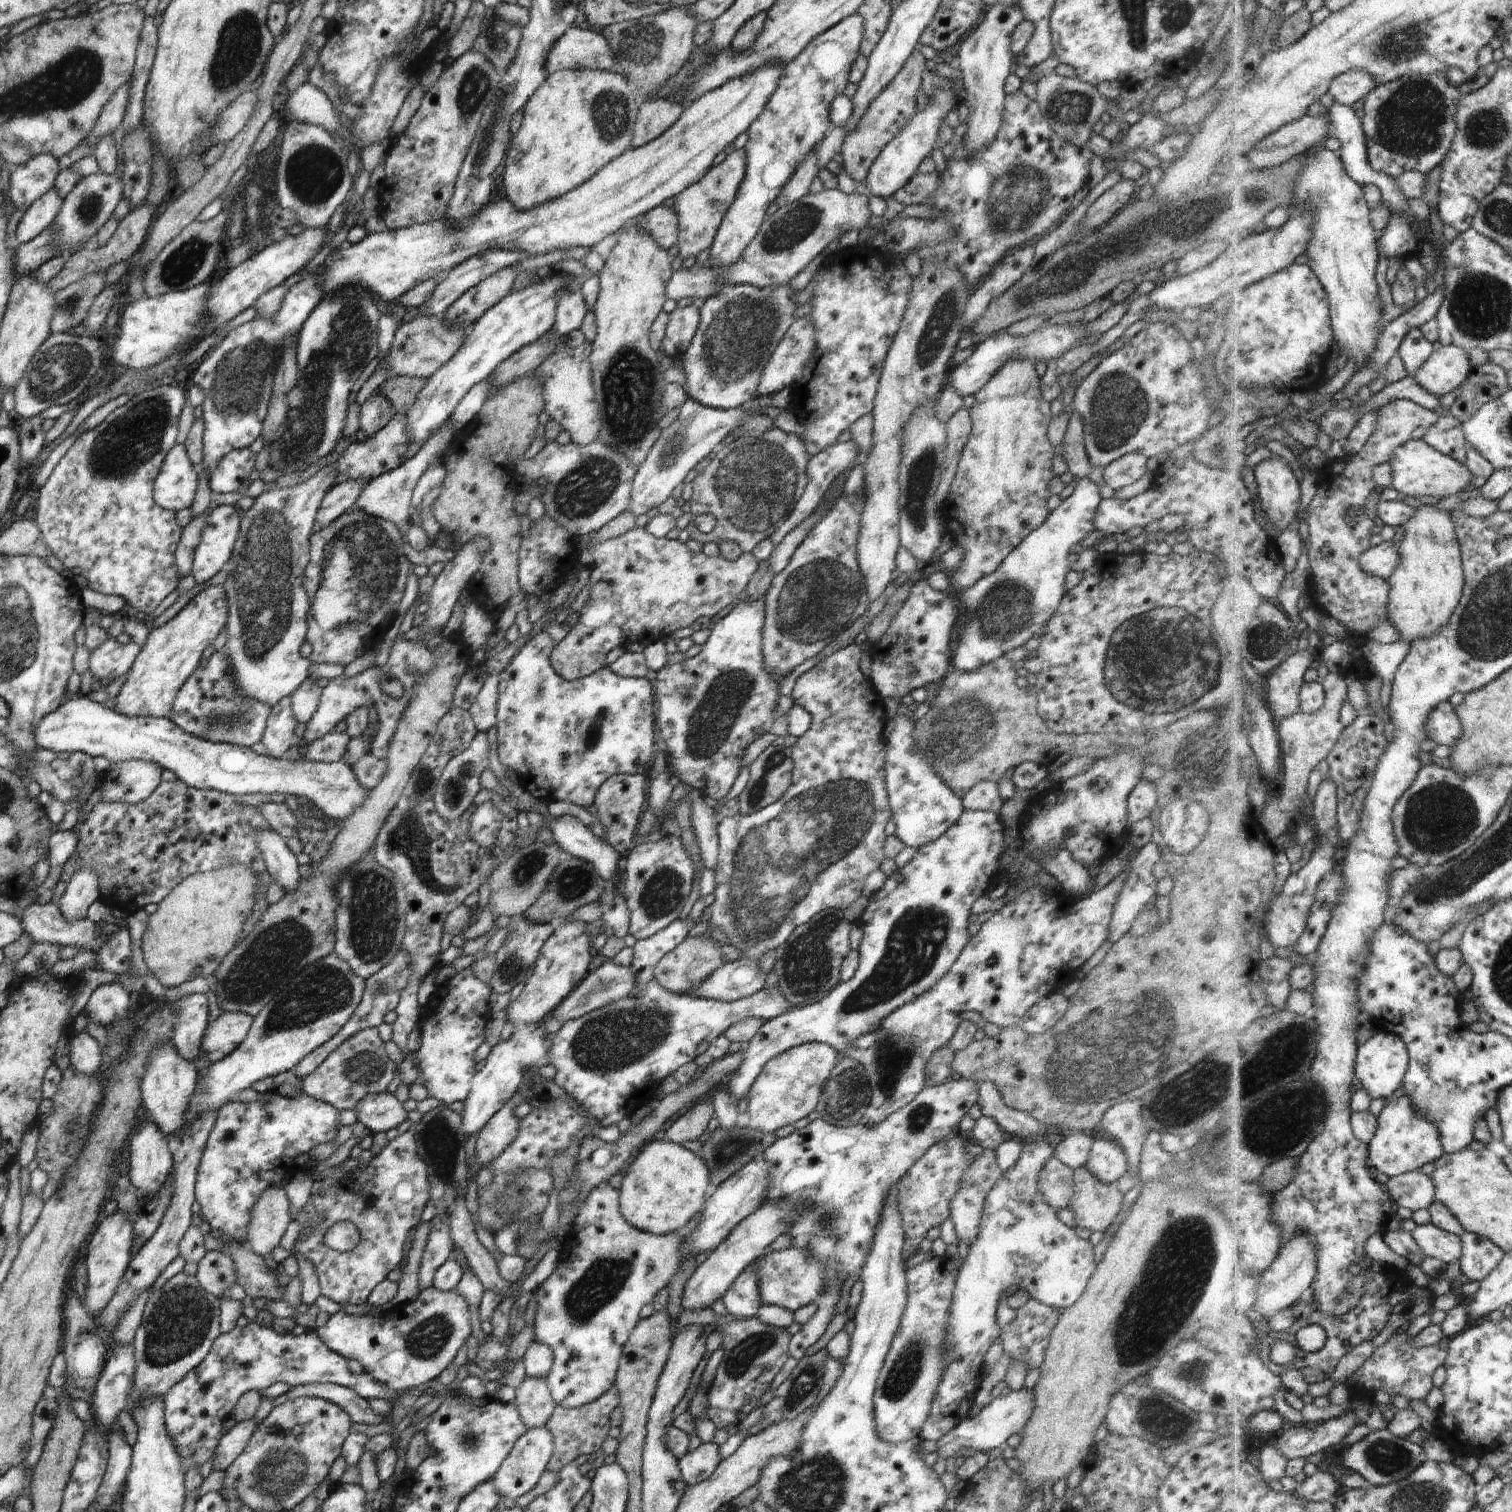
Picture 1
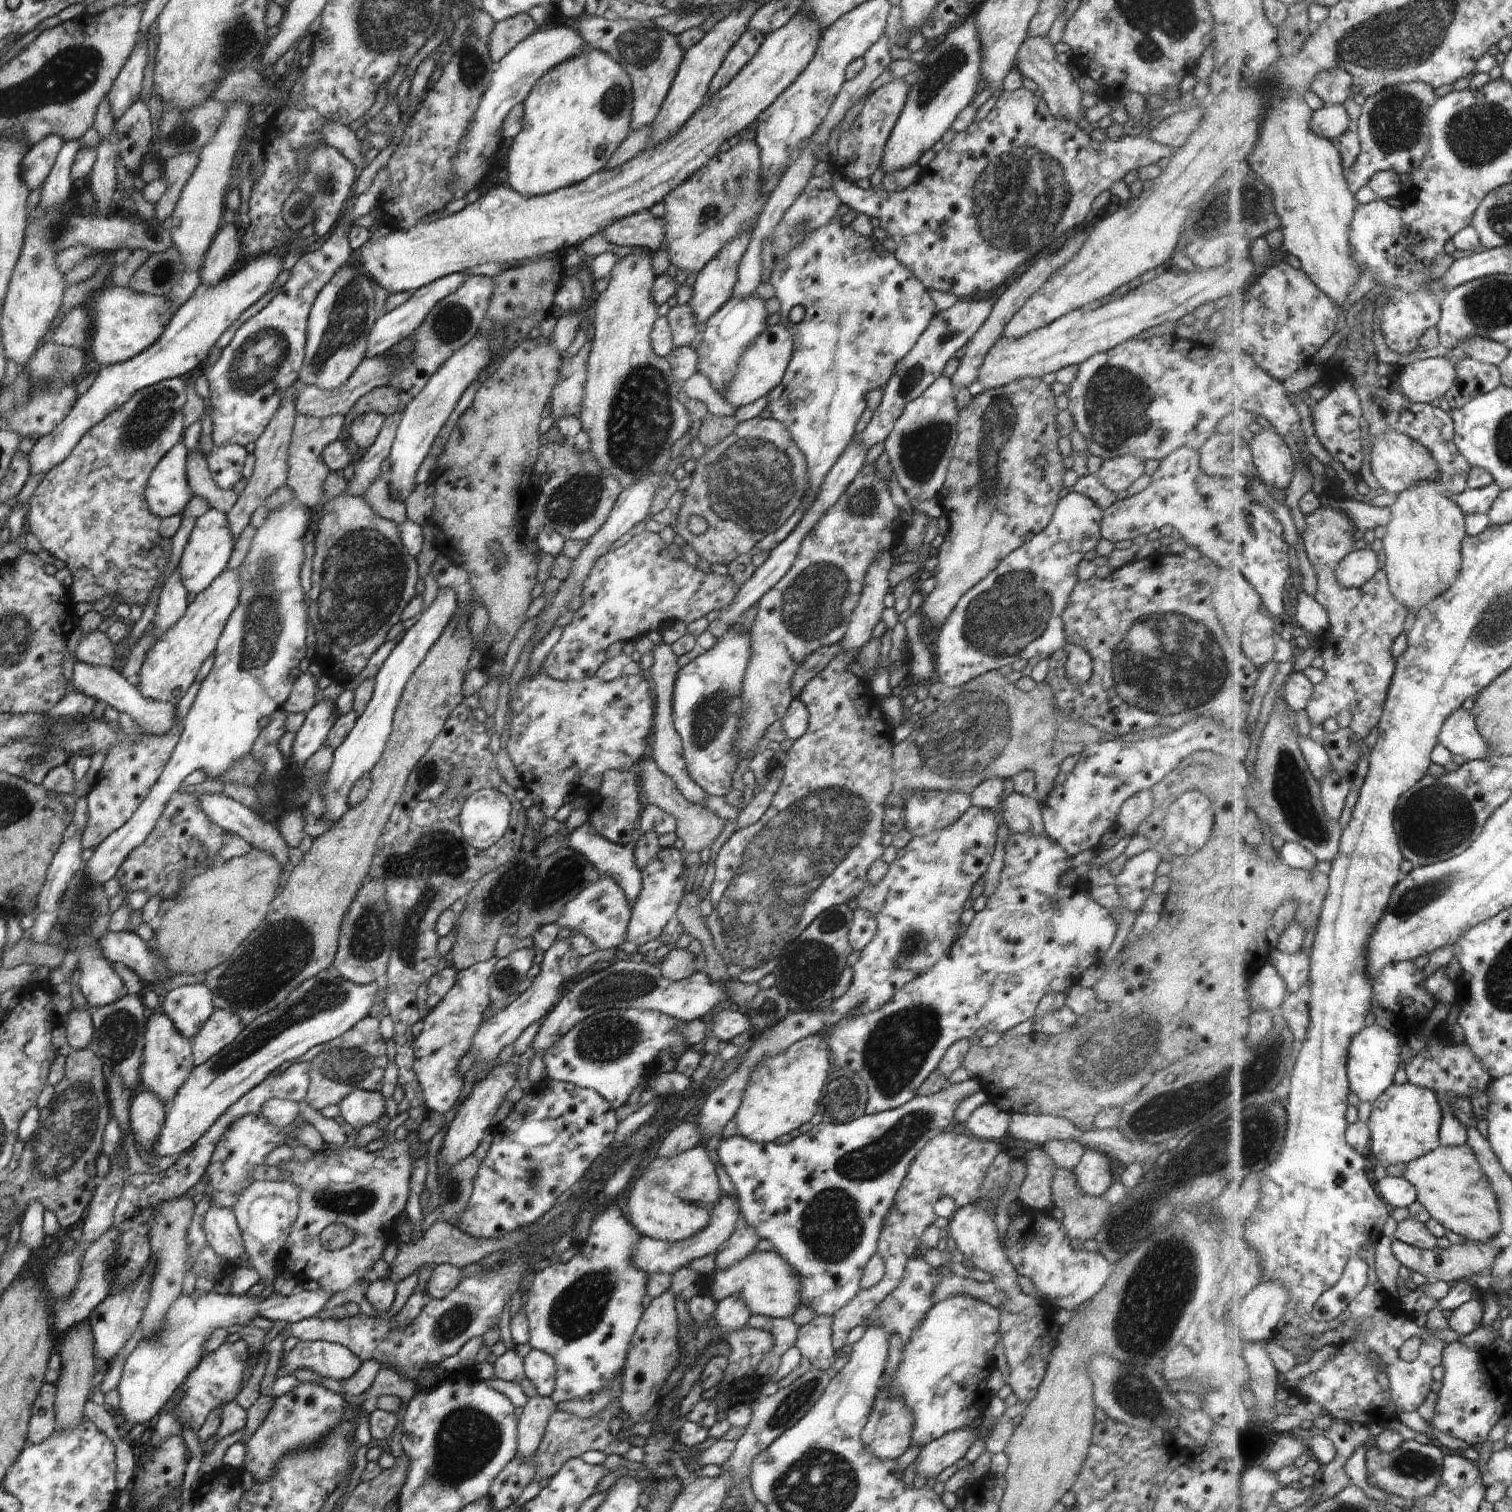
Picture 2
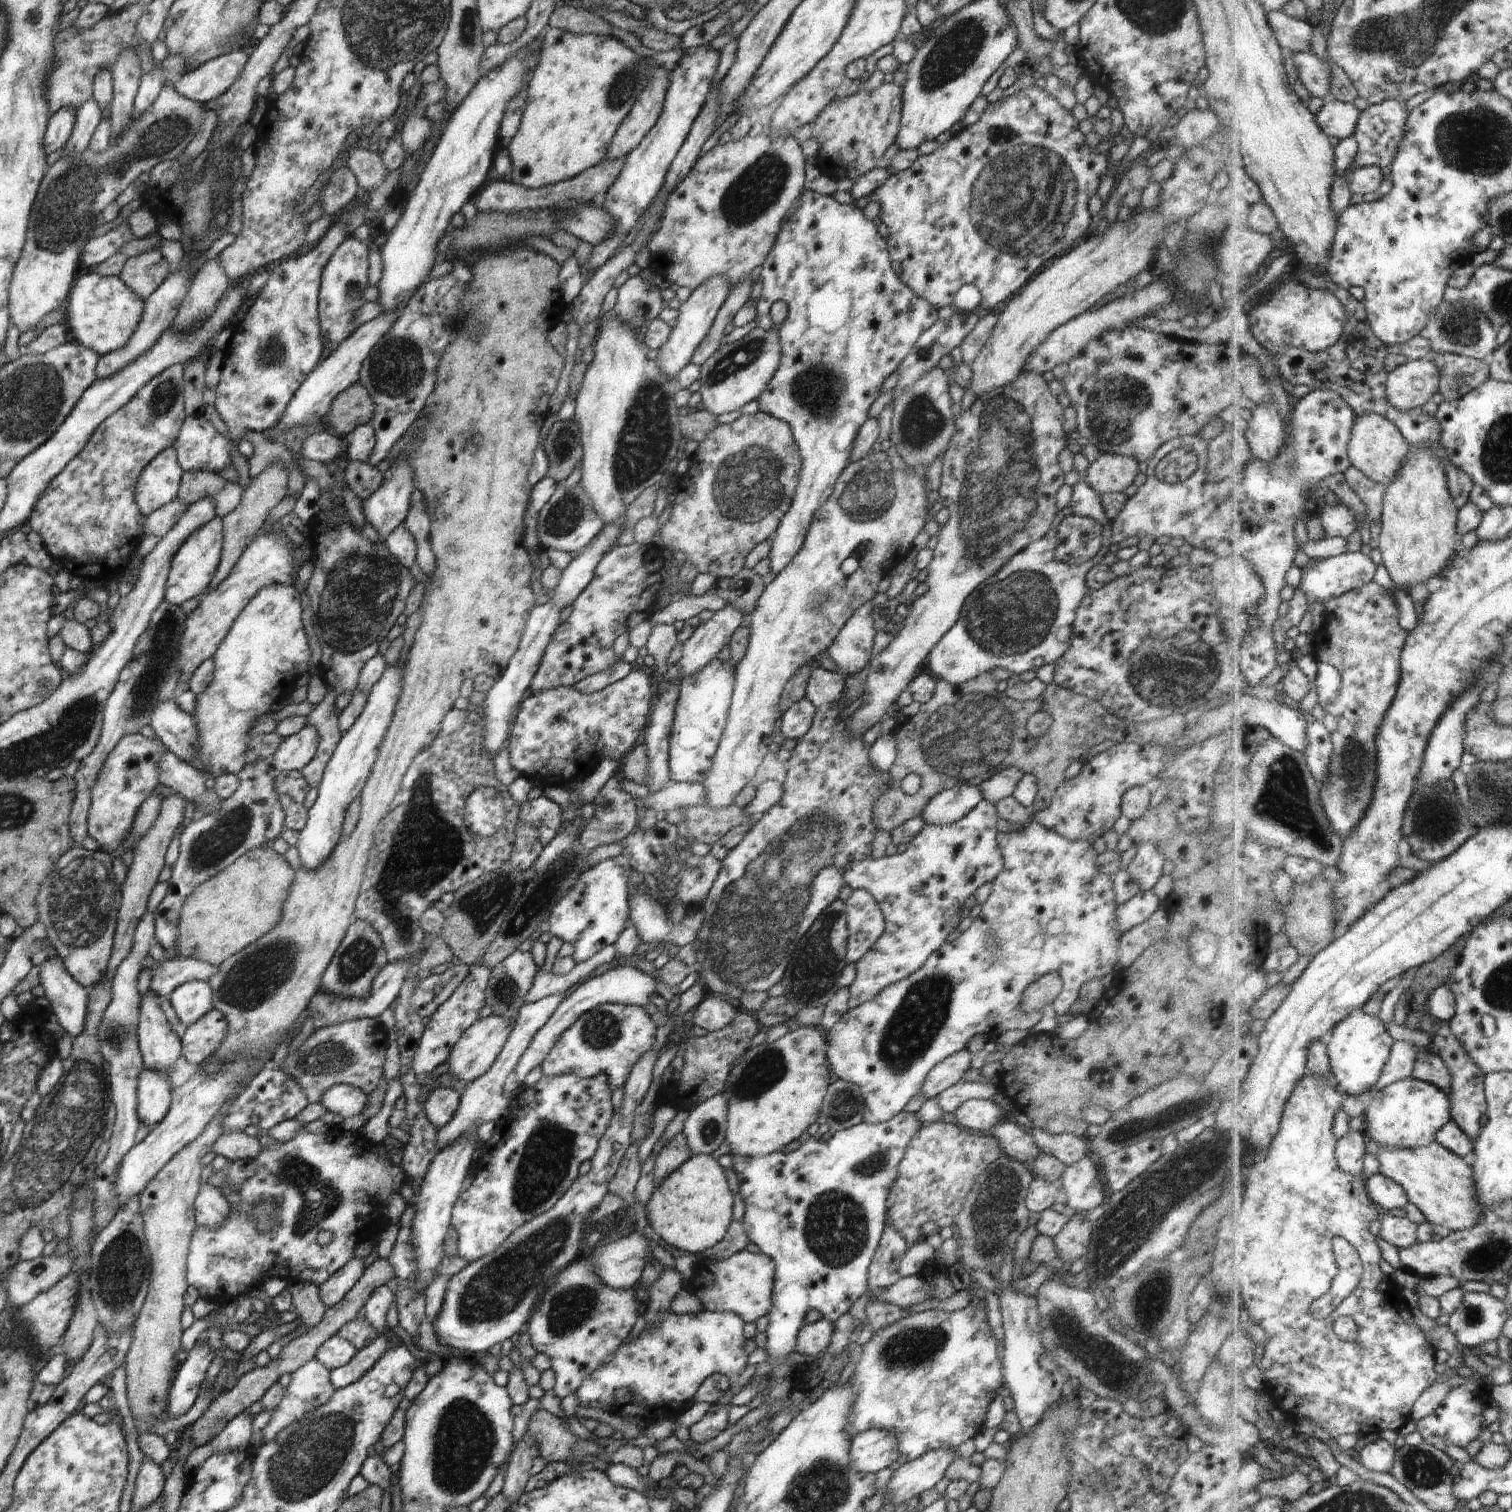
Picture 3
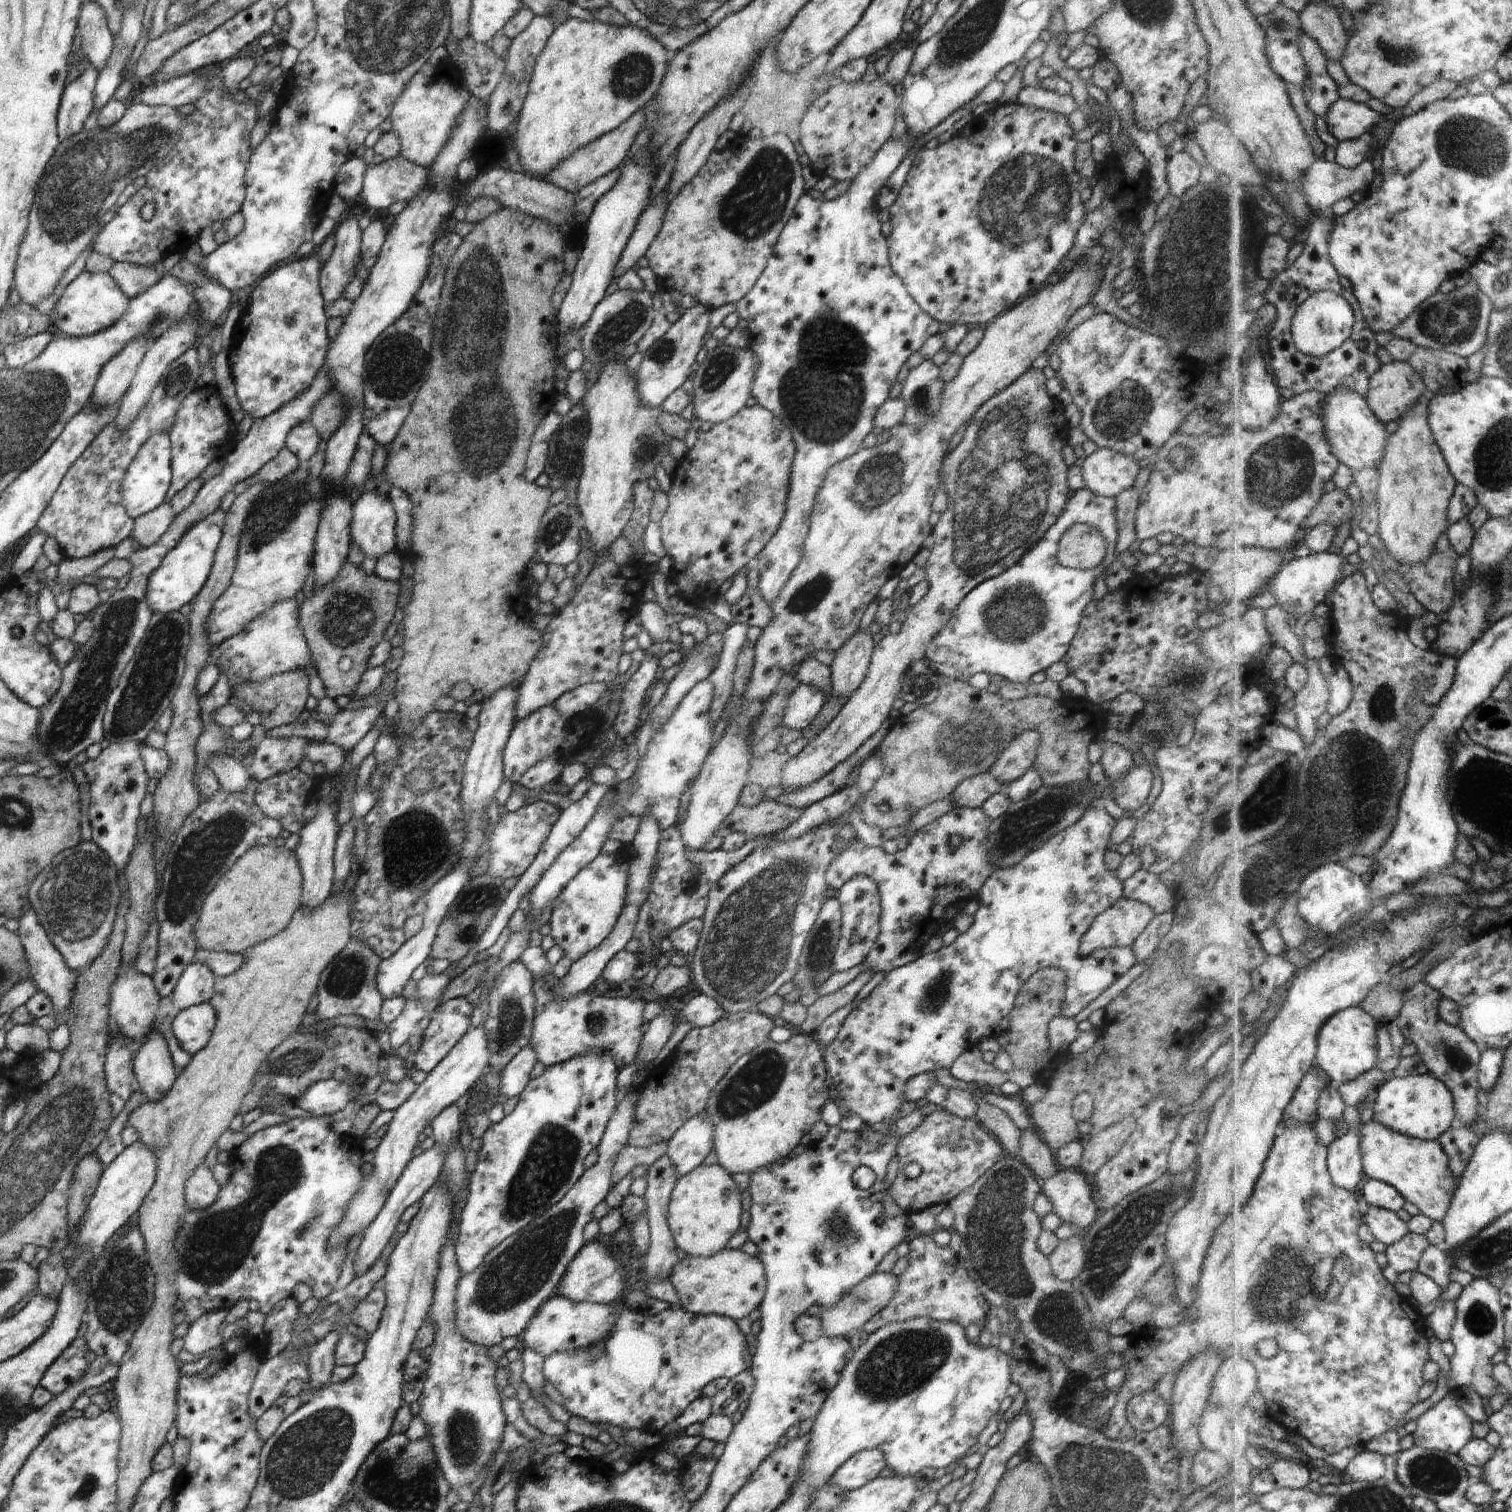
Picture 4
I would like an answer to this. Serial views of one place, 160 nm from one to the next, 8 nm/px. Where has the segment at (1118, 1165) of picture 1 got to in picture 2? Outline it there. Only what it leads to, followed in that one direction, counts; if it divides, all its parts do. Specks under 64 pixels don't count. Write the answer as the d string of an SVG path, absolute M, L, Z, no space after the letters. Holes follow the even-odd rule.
M1086 1148L1072 1172L1076 1175L1078 1186L1086 1195L1102 1196L1112 1185L1110 1158L1093 1148Z

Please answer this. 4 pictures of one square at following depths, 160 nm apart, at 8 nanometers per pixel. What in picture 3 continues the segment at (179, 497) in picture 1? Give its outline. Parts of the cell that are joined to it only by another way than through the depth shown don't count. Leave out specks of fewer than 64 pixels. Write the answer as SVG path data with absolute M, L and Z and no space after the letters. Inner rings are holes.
M172 447L152 458L134 486L134 500L139 512L144 517L149 516L177 499L182 476L176 450Z

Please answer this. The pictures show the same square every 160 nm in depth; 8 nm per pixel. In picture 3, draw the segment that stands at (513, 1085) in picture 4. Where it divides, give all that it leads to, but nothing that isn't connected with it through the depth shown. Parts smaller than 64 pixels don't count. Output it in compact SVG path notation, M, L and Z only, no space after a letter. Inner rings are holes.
M626 964L612 968L612 970L602 974L602 976L588 977L585 980L581 980L578 985L567 993L566 998L556 1008L556 1012L550 1016L550 1019L540 1028L540 1031L536 1032L534 1039L530 1042L528 1048L526 1048L524 1054L522 1054L519 1064L515 1069L515 1078L518 1084L524 1086L526 1076L534 1068L542 1065L544 1058L552 1050L554 1042L558 1040L558 1036L562 1036L564 1030L568 1030L580 1018L580 1014L584 1014L584 1012L592 1010L592 1008L596 1008L600 1004L607 1003L626 1004L626 1006L648 1006L651 1003L652 997L656 994L658 994L656 991L656 980L637 968L632 968L632 966L627 966Z

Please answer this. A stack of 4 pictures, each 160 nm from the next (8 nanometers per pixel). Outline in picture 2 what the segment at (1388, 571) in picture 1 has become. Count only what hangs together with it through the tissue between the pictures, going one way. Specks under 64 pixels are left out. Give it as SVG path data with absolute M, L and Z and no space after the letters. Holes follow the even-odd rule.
M1361 549L1349 554L1339 564L1339 581L1347 587L1362 588L1380 572L1378 553L1371 549Z

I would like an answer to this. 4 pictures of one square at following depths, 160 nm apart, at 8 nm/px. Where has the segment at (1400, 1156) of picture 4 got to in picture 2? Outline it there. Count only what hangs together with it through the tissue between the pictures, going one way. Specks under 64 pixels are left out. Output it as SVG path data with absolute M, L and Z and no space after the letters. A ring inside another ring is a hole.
M1469 1145L1438 1146L1431 1154L1406 1164L1403 1177L1418 1188L1418 1201L1430 1210L1433 1219L1460 1237L1475 1242L1490 1242L1504 1233L1499 1198L1496 1198L1476 1152Z

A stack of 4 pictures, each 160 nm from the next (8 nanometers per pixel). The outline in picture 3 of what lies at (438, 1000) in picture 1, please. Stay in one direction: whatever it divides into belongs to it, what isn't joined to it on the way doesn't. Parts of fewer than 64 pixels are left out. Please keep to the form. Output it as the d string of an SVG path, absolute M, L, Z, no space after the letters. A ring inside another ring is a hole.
M474 964L470 966L468 976L446 1002L436 1012L430 1016L430 1022L426 1024L424 1034L420 1040L420 1046L417 1047L416 1055L413 1059L413 1072L422 1086L430 1086L434 1084L437 1077L432 1076L432 1072L437 1066L441 1066L448 1061L452 1048L456 1042L462 1037L462 1034L473 1026L479 1020L479 1012L486 1006L485 991L490 981L490 968L486 968L484 964ZM437 1087L430 1090L423 1106L426 1118L437 1129L444 1127L456 1115L460 1098L461 1093L457 1089Z

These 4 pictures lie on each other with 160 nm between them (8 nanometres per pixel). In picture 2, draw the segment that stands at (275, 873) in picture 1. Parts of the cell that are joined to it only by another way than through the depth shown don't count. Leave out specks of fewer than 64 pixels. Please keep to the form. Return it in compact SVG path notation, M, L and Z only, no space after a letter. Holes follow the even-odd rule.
M195 794L200 801L202 810L208 815L208 818L226 832L232 833L242 837L254 849L262 851L264 854L269 854L275 861L283 868L283 866L290 862L288 856L288 845L284 840L279 828L272 823L272 820L262 818L260 814L251 811L243 804L236 802L236 800L227 797L226 795L218 794Z

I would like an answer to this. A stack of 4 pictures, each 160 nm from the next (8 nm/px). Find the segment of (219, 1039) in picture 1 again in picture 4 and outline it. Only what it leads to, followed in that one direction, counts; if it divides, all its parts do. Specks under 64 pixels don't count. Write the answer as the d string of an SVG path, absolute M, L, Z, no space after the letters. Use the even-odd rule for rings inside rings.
M209 1002L179 1011L172 1020L172 1032L179 1047L190 1055L202 1050L210 1040L216 1019L215 1010Z

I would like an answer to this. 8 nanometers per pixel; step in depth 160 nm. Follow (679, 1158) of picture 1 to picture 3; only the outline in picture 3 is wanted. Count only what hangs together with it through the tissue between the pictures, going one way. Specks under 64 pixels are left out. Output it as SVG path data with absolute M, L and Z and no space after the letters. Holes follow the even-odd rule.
M711 1155L688 1158L655 1188L646 1204L646 1219L654 1232L674 1248L704 1253L725 1237L733 1221L734 1194L728 1186L724 1168Z

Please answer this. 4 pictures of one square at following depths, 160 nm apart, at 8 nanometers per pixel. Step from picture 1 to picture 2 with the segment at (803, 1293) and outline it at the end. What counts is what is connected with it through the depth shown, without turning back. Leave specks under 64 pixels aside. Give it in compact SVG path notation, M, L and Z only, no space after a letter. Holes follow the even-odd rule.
M752 1251L746 1258L740 1262L734 1263L727 1269L716 1271L709 1280L702 1281L706 1284L706 1293L710 1292L710 1298L715 1302L723 1298L736 1297L745 1302L745 1305L751 1310L752 1315L766 1315L772 1319L790 1319L801 1304L800 1289L801 1276L793 1269L785 1258L773 1251Z

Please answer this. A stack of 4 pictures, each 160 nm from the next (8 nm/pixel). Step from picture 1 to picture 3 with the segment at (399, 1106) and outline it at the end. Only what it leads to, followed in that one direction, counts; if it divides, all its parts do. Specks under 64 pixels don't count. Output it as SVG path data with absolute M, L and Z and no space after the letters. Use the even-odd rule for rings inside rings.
M336 1084L326 1090L320 1103L326 1111L334 1113L341 1120L361 1114L368 1096L360 1088L346 1084Z

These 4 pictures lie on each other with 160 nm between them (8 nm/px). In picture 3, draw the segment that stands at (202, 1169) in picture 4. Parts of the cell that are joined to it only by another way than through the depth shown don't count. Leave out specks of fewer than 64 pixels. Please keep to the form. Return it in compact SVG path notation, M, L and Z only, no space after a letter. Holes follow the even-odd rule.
M209 1183L201 1184L194 1200L195 1224L205 1228L222 1226L230 1214L230 1206L221 1190Z

